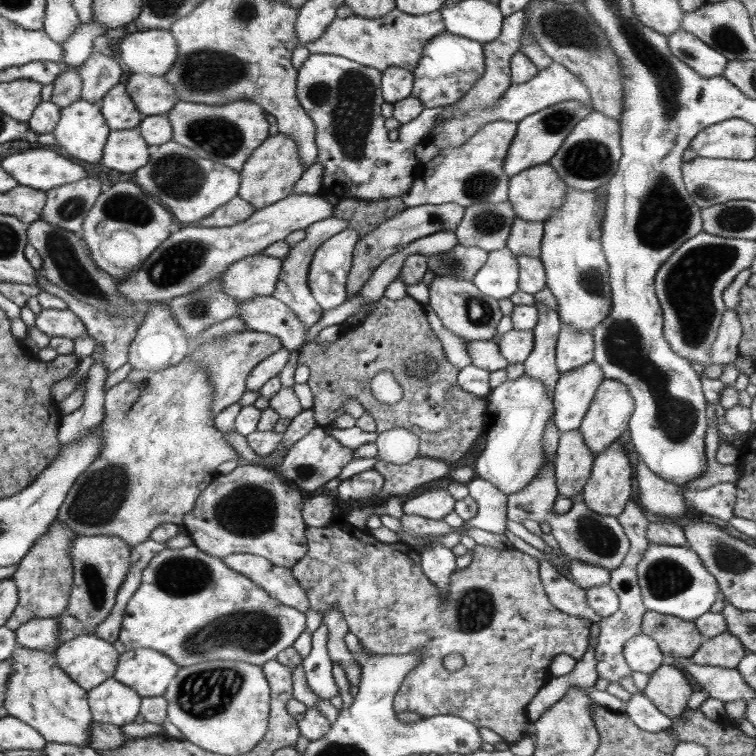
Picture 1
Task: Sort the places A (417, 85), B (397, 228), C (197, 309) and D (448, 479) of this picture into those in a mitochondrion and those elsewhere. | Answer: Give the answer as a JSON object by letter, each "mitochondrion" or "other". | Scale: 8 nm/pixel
{"A":"other","B":"other","C":"mitochondrion","D":"other"}

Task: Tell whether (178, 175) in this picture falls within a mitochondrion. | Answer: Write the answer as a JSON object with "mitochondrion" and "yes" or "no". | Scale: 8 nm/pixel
{"mitochondrion":"yes"}

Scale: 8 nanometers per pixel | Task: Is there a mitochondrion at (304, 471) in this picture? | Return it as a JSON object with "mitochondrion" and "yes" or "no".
{"mitochondrion":"yes"}

